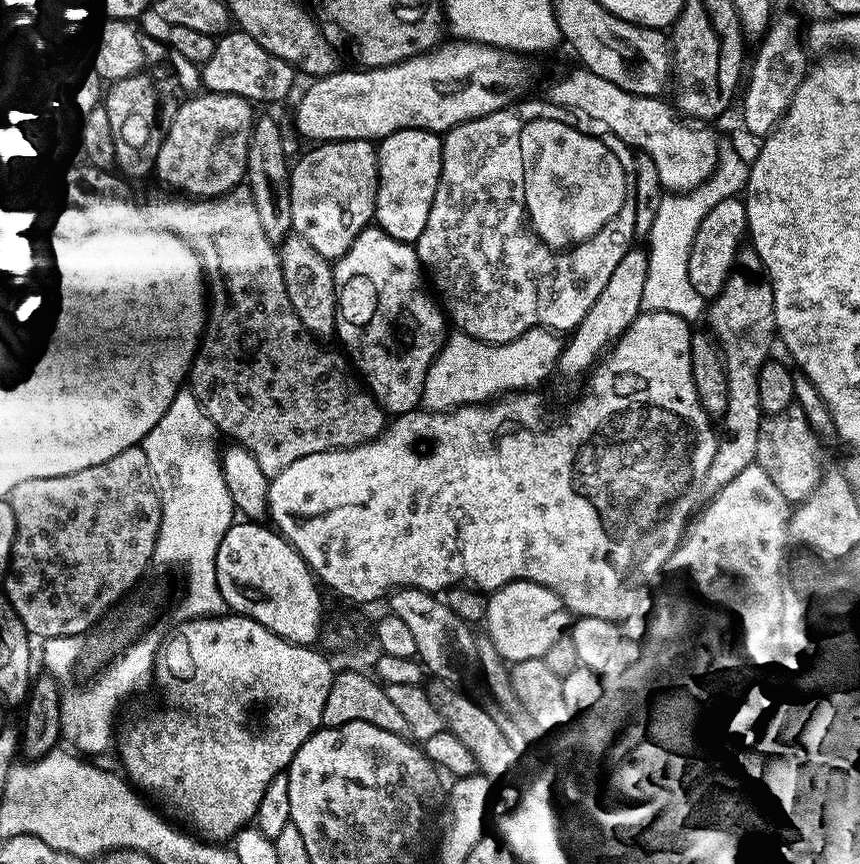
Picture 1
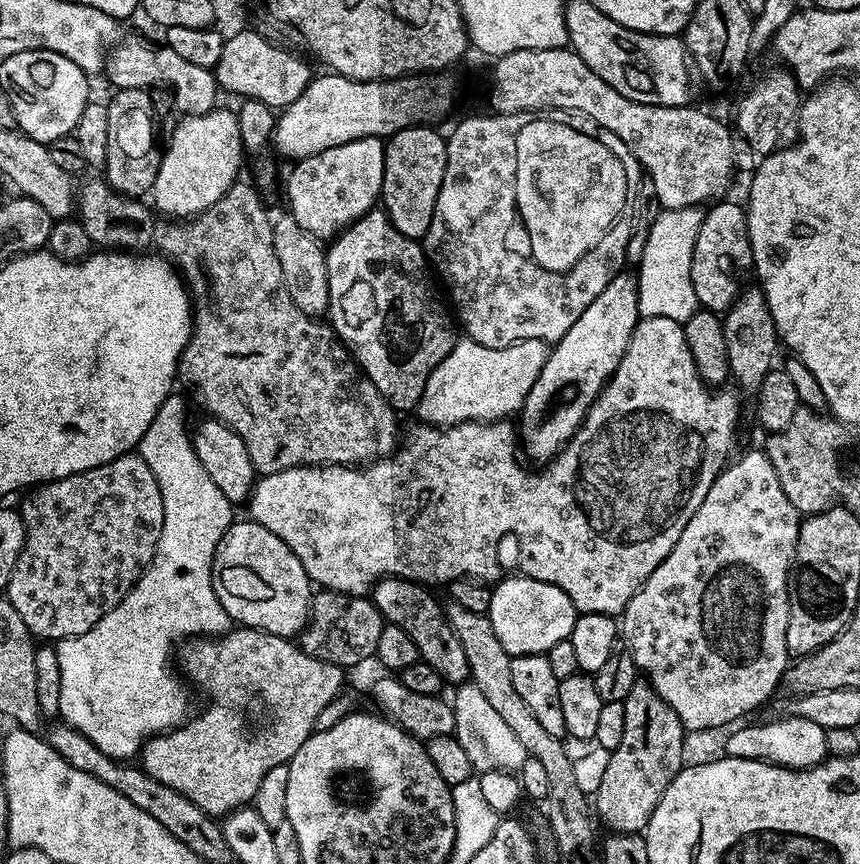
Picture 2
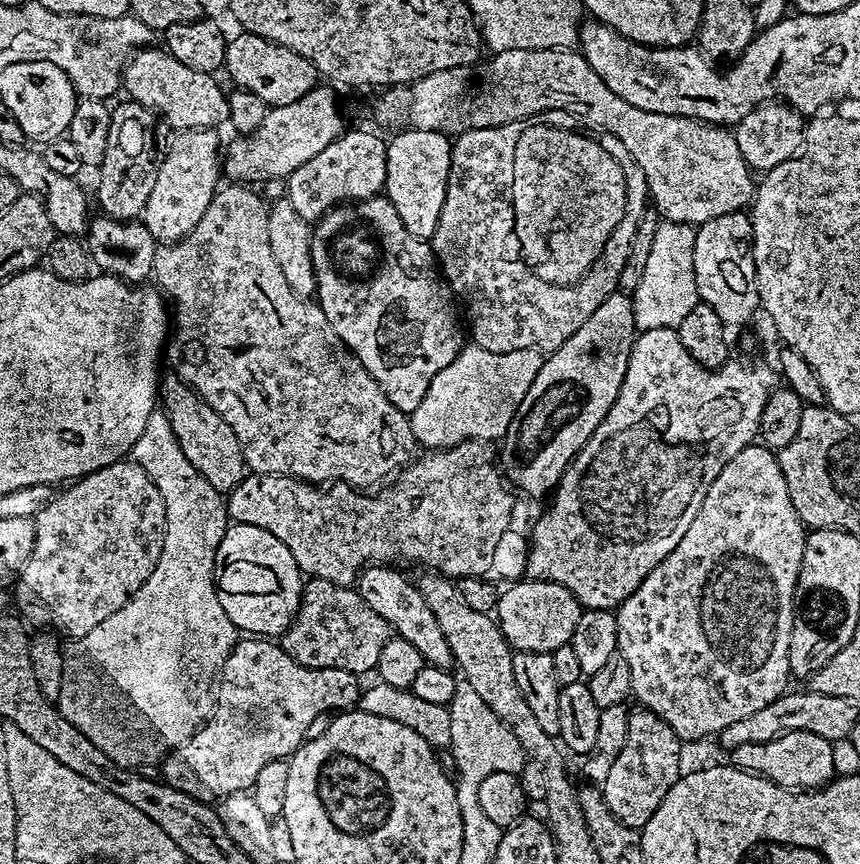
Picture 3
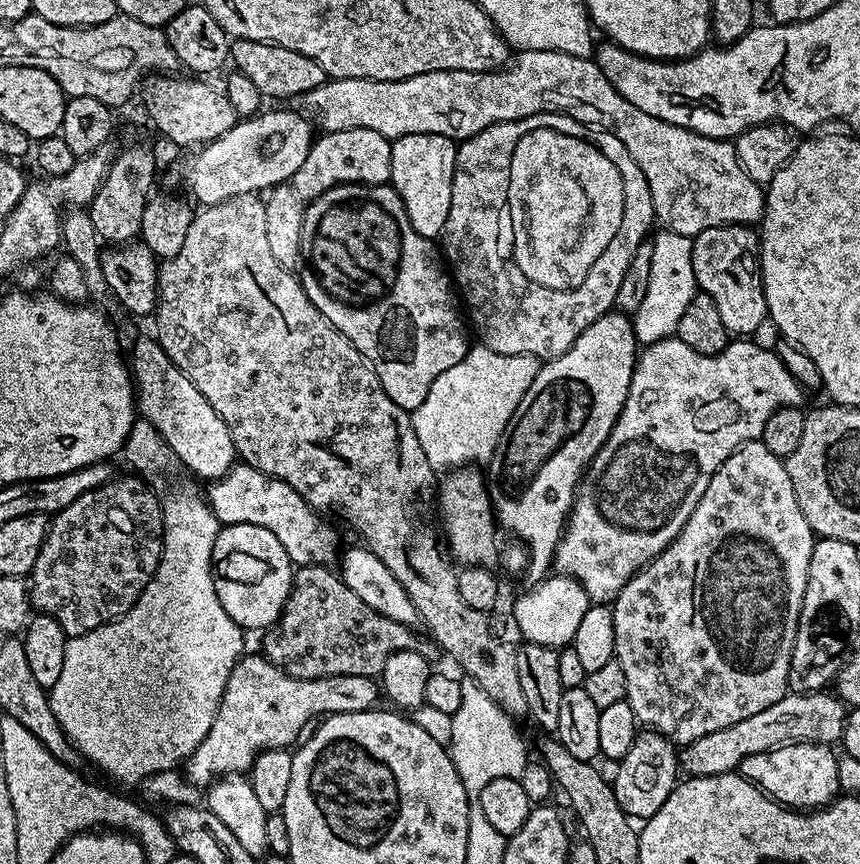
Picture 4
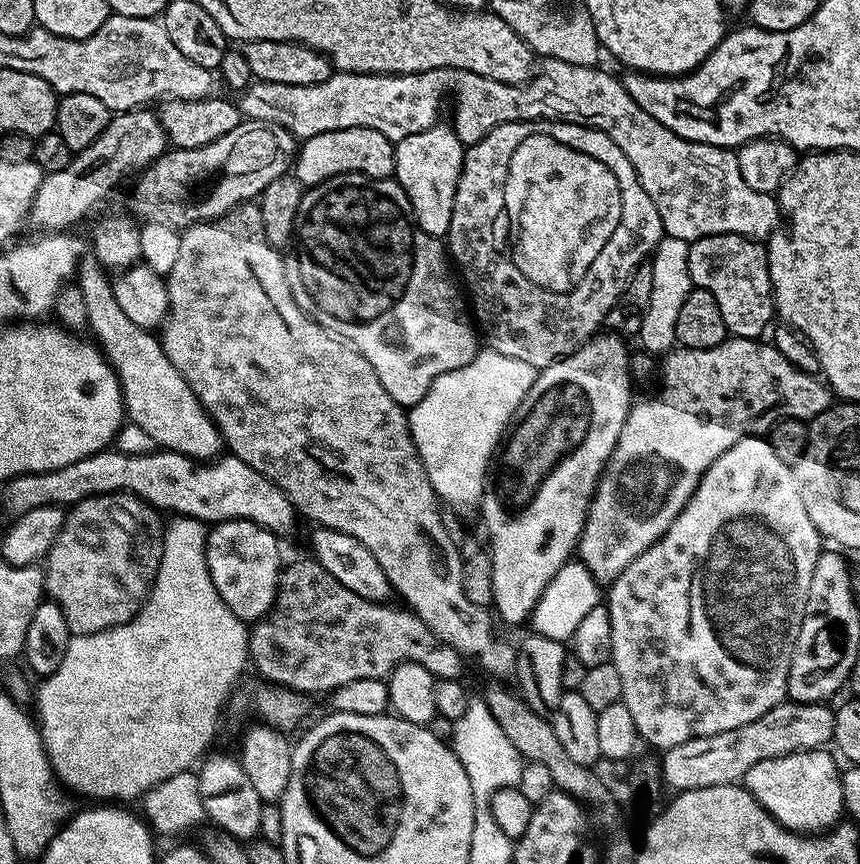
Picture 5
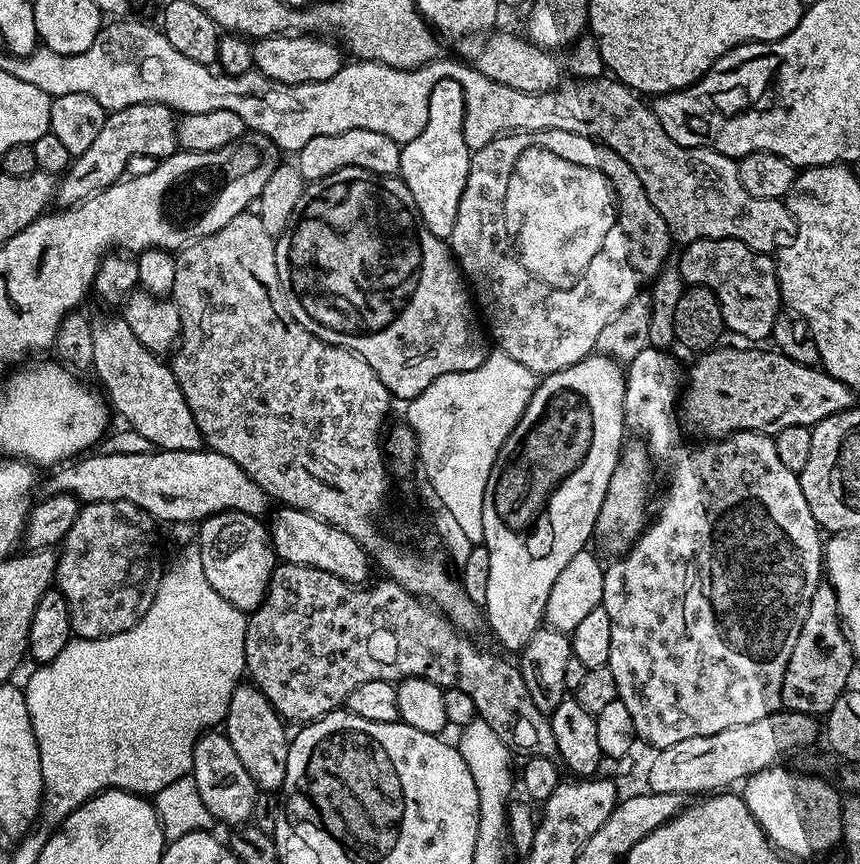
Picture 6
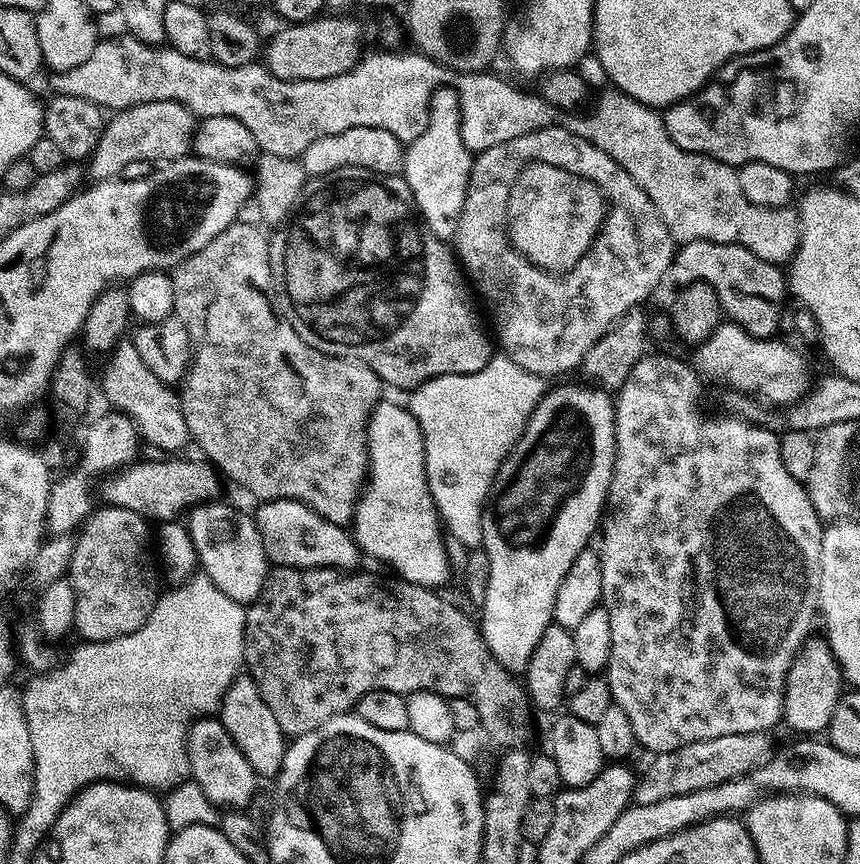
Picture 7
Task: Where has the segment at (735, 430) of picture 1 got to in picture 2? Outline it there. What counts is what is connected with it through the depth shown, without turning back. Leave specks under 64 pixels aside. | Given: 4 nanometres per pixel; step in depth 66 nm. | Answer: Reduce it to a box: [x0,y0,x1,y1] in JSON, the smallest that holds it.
[722,286,778,394]

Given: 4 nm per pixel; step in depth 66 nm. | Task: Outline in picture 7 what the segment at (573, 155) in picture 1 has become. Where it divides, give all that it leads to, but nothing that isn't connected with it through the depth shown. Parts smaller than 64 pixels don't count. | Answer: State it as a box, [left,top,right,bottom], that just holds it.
[508,163,606,274]

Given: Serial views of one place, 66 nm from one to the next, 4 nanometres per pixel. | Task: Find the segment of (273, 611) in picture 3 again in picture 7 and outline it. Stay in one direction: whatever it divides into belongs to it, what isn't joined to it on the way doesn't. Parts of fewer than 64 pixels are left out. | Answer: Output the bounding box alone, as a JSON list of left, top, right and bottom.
[186,502,270,605]

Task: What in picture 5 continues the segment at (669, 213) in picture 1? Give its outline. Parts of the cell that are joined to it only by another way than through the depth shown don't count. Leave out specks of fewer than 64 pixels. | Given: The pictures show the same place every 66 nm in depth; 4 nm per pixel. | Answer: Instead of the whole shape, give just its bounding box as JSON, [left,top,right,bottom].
[638,236,694,354]

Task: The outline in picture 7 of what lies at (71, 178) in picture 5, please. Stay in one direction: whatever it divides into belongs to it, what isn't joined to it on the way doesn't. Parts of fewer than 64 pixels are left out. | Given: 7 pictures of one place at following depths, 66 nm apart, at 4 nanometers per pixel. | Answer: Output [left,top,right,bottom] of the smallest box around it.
[86,102,194,181]

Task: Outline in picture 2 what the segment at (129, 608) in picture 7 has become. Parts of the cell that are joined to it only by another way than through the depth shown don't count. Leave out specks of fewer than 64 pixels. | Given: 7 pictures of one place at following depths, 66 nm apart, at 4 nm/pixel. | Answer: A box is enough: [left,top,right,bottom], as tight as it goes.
[6,454,164,642]

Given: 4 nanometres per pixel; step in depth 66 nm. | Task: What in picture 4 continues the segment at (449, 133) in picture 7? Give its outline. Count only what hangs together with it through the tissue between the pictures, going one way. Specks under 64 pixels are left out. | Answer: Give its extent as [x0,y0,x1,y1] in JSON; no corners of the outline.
[390,134,457,241]

